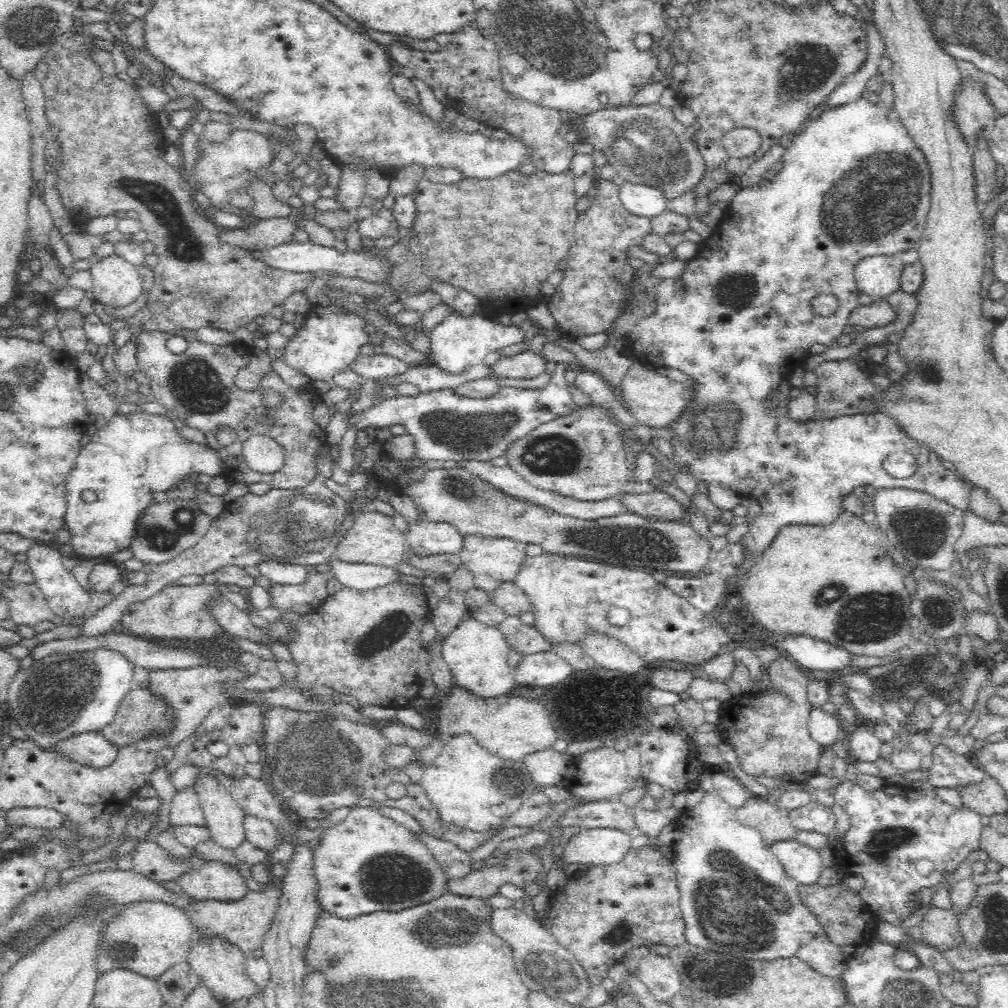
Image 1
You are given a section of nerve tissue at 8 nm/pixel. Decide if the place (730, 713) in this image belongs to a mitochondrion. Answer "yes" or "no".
no

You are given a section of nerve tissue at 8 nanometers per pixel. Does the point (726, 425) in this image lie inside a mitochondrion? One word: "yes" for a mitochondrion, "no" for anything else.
yes

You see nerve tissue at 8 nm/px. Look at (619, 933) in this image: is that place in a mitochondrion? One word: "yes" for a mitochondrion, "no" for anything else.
yes

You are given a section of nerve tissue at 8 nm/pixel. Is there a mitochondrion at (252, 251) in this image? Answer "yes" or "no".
no

